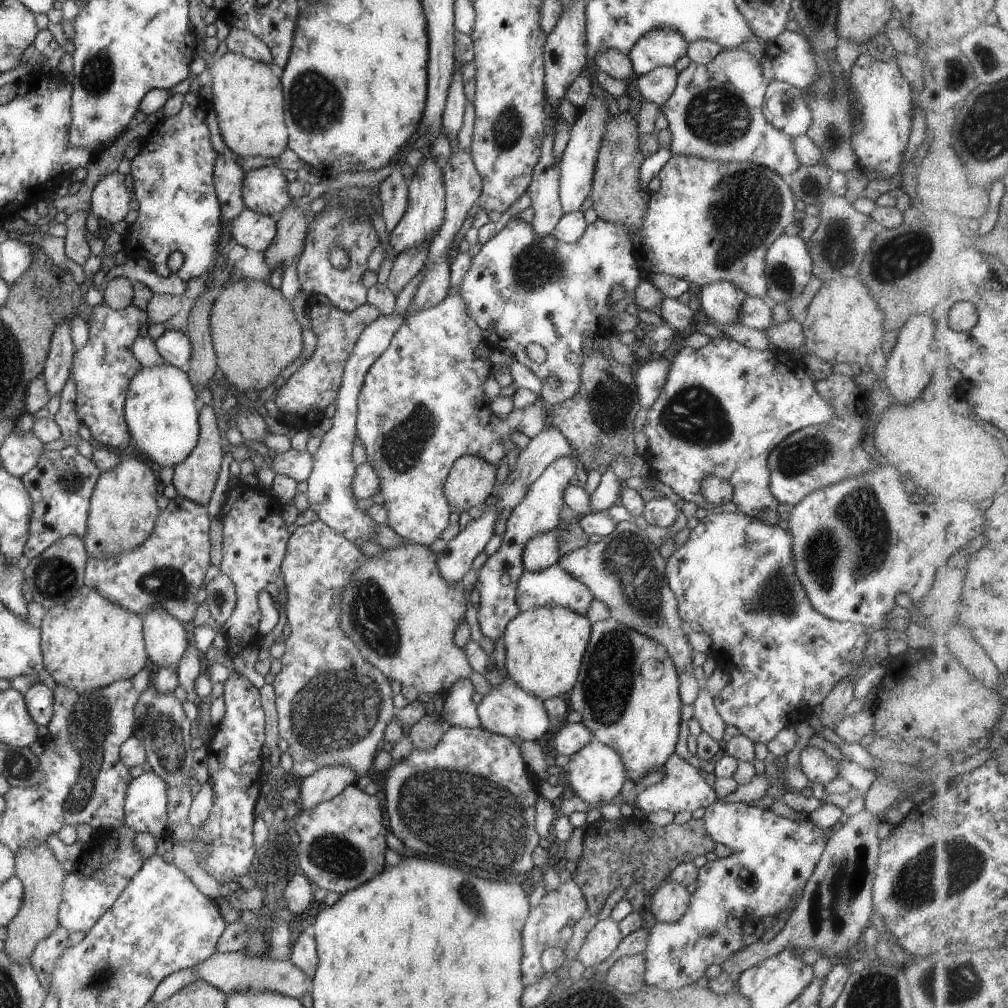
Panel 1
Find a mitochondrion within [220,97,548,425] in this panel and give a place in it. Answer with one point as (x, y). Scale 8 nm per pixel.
(507, 128)

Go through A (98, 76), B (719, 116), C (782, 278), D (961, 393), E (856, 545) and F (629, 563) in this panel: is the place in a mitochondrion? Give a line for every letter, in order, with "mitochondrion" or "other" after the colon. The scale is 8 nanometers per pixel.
A: mitochondrion
B: mitochondrion
C: mitochondrion
D: other
E: mitochondrion
F: mitochondrion

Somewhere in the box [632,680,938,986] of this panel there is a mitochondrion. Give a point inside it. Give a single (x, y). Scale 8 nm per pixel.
(846, 884)

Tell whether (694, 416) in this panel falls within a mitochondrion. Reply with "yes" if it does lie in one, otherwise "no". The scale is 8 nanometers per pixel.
yes

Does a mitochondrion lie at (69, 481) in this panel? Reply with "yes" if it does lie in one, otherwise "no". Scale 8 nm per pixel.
yes

